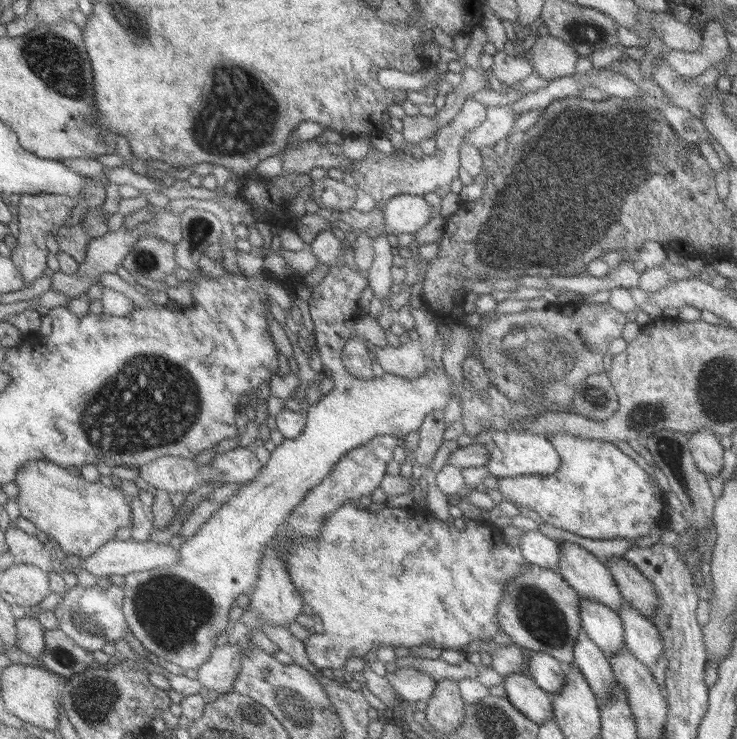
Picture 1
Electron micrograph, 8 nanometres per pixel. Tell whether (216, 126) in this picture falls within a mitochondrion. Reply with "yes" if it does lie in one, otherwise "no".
yes

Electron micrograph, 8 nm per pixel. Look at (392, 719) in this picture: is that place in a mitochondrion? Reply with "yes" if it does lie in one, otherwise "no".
no

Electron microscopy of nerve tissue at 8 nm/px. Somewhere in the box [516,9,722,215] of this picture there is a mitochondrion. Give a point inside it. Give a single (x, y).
(588, 32)

